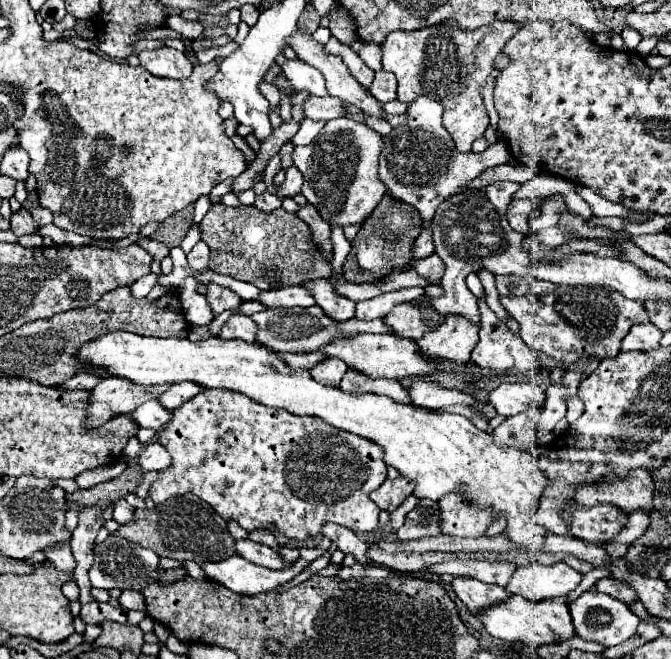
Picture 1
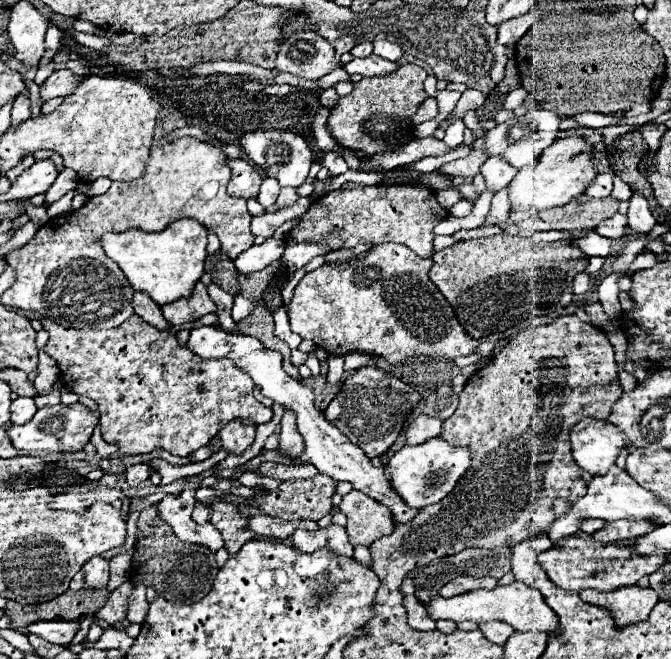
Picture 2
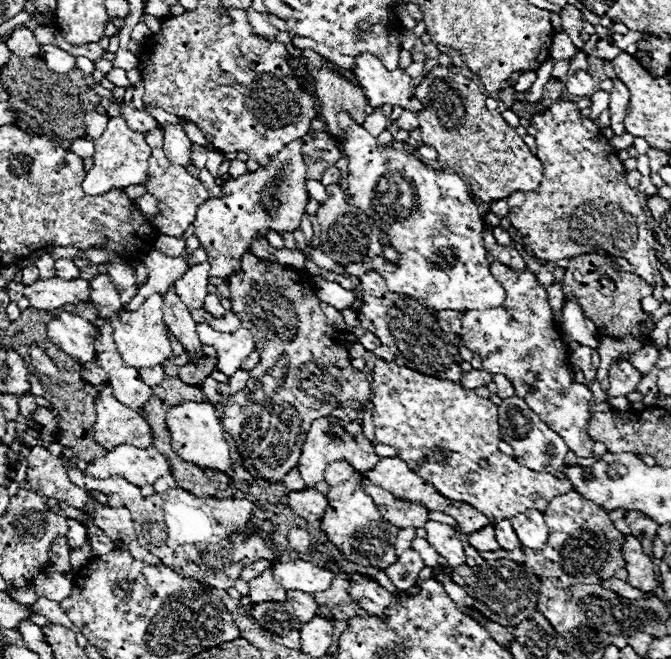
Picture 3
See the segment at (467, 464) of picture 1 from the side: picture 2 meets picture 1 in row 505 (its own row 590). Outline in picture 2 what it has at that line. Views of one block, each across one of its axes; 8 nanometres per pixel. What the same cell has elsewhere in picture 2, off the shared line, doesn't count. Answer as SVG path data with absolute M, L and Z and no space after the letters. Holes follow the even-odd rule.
M512 582L508 586L496 586L492 590L480 588L480 590L472 590L472 592L452 596L452 598L432 596L430 602L426 604L426 610L428 610L428 616L432 620L454 620L454 622L502 620L502 622L508 622L512 628L522 630L522 632L530 632L530 630L554 632L558 626L558 616L544 602L544 596L536 588L532 588L524 582Z

